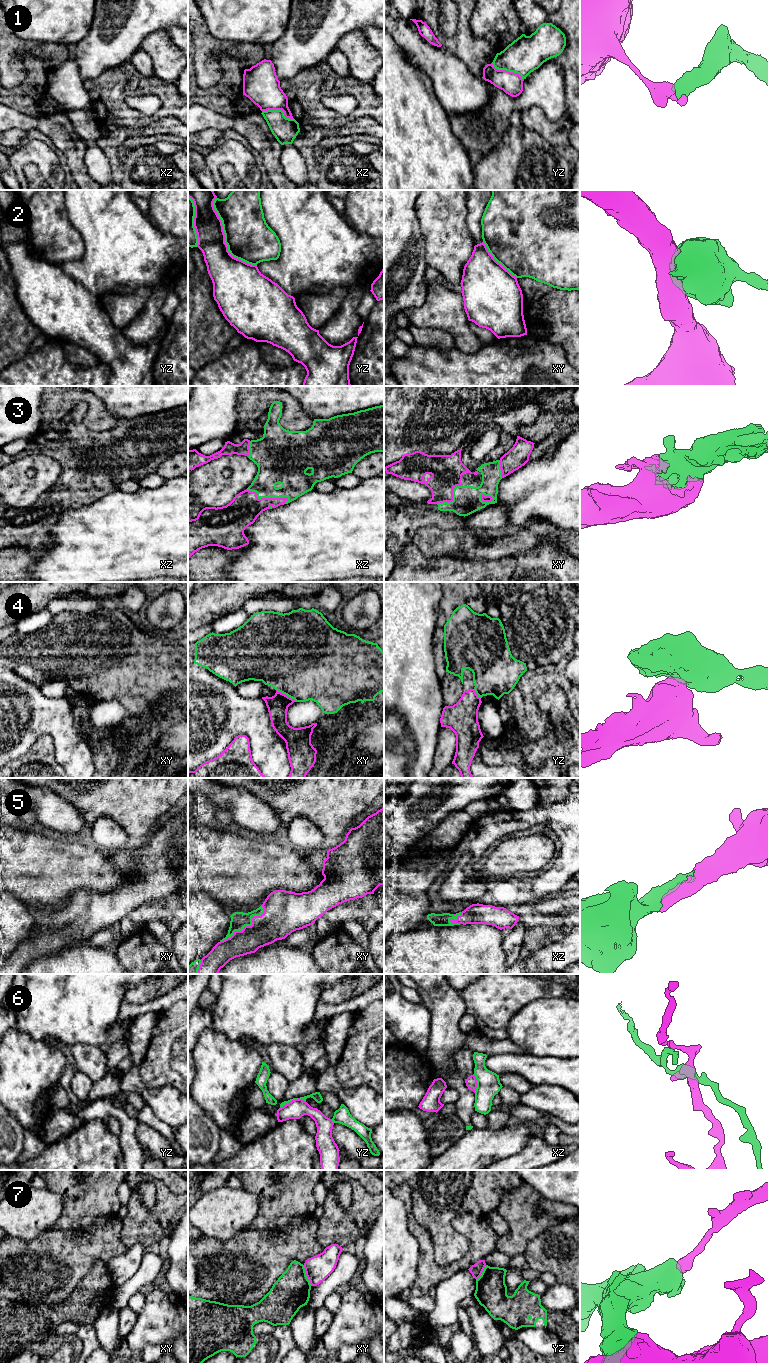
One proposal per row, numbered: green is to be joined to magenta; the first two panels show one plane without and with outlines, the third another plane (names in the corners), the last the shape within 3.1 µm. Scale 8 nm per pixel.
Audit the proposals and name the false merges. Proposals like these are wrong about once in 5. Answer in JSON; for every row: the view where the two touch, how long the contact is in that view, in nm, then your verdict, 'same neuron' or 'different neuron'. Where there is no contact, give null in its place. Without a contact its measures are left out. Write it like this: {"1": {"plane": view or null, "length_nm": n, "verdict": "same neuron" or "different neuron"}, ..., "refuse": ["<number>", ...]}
{"1": {"plane": "xz", "length_nm": 260, "verdict": "different neuron"}, "2": {"plane": "yz", "length_nm": 650, "verdict": "same neuron"}, "3": {"plane": "xz", "length_nm": 360, "verdict": "same neuron"}, "4": {"plane": "xy", "length_nm": 190, "verdict": "different neuron"}, "5": {"plane": "xy", "length_nm": 440, "verdict": "same neuron"}, "6": {"plane": "xz", "length_nm": 150, "verdict": "same neuron"}, "7": {"plane": "xy", "length_nm": 180, "verdict": "different neuron"}, "refuse": ["1", "4", "7"]}

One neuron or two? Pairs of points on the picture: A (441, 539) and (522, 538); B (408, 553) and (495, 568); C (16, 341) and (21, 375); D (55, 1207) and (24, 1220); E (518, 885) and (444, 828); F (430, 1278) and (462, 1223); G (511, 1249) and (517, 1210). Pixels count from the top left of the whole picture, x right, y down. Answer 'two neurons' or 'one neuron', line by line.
A: one neuron
B: one neuron
C: two neurons
D: one neuron
E: two neurons
F: one neuron
G: one neuron

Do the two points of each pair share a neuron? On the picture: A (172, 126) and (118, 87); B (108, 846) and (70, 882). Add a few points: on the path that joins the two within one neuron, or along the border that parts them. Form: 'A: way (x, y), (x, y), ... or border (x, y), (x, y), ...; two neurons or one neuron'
A: border (177, 118), (159, 118), (140, 129); two neurons
B: border (95, 845), (107, 857); two neurons

